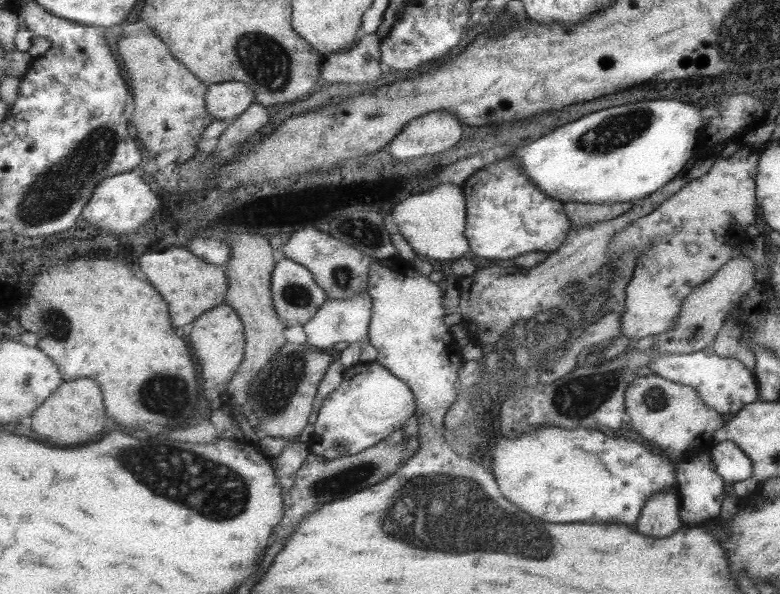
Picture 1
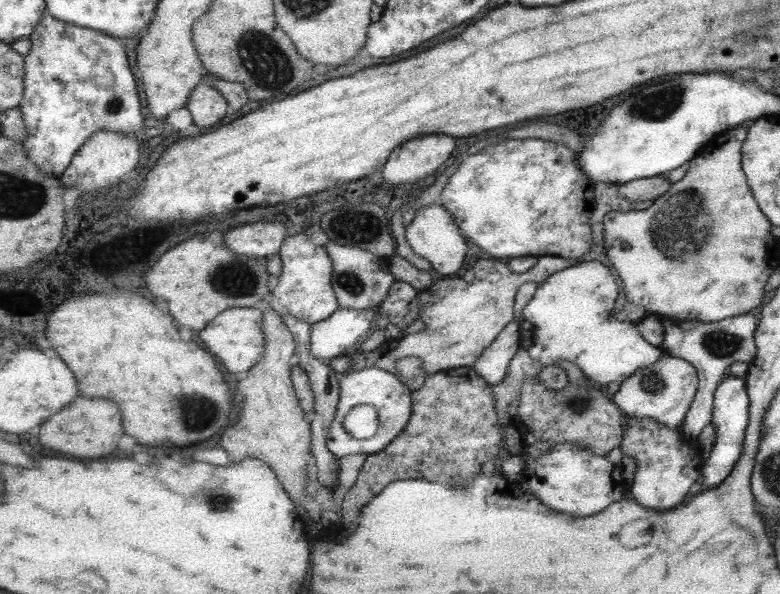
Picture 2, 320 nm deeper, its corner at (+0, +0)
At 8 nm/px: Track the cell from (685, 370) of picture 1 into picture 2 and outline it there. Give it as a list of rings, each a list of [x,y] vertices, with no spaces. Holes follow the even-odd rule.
[[[581,262],[560,272],[553,273],[540,283],[529,302],[516,317],[518,323],[520,348],[536,360],[542,367],[555,364],[559,360],[567,360],[575,364],[583,376],[601,386],[609,382],[623,382],[642,366],[653,364],[665,353],[660,347],[647,343],[637,331],[636,323],[617,322],[615,318],[609,322],[613,300],[617,298],[619,288],[613,284],[611,272],[599,262]]]

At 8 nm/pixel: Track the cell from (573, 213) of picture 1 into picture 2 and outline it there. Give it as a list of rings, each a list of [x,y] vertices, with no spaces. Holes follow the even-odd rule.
[[[666,175],[640,178],[624,182],[617,188],[617,196],[625,198],[627,202],[654,201],[669,190],[671,182],[667,182]]]

